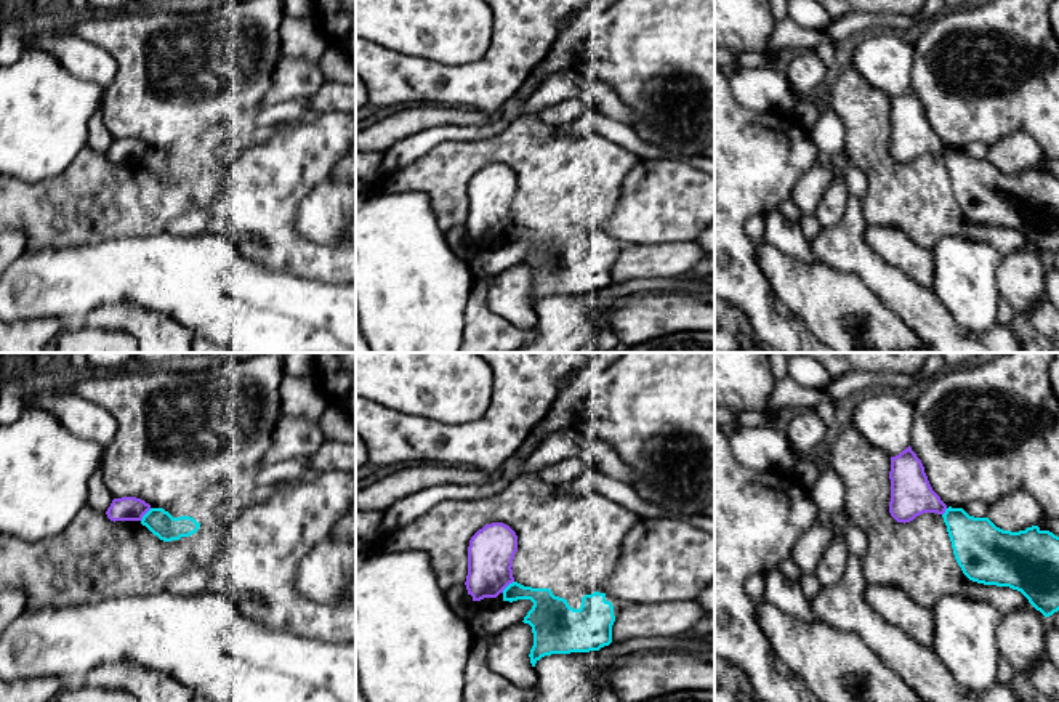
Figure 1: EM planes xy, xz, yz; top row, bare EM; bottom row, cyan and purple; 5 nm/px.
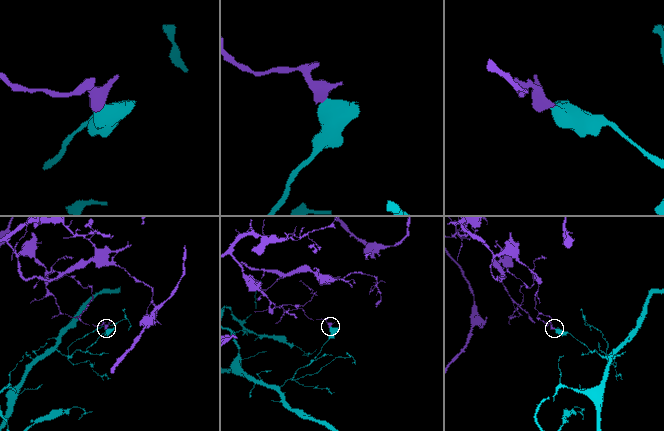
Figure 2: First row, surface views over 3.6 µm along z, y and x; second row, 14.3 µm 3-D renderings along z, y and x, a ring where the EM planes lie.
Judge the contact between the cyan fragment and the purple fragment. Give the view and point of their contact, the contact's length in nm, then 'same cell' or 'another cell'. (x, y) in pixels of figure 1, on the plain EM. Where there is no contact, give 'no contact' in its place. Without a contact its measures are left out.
contact xz (507, 228); length 90 nm; another cell

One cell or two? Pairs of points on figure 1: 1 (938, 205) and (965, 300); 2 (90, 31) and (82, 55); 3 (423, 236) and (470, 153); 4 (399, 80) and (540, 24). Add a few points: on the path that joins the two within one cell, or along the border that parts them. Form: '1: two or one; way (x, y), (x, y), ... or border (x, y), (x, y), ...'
1: two; border (982, 242), (942, 236), (931, 247)
2: two; border (72, 32), (100, 45), (117, 63)
3: two; border (407, 189), (417, 189), (426, 196), (444, 236)
4: one; way (434, 76), (489, 76), (505, 60)

